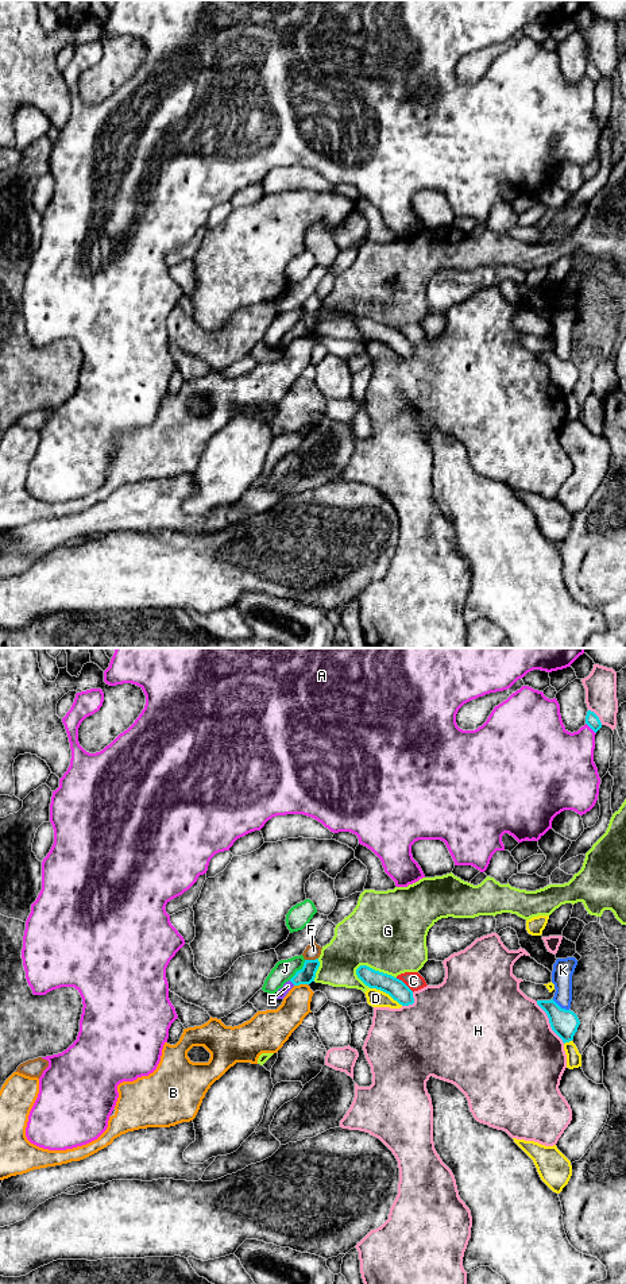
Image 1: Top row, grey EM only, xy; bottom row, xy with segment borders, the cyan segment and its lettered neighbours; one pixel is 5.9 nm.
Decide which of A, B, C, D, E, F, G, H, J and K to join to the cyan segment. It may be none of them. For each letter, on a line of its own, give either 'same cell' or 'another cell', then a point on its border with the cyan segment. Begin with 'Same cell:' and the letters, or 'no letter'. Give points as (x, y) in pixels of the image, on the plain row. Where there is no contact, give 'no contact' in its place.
Same cell: E
A: another cell; contact xy (590, 78)
B: another cell; contact xy (300, 335)
C: another cell; contact xy (404, 335)
D: another cell; contact xy (386, 344)
E: same cell; contact xy (292, 334)
F: another cell; contact xy (310, 312)
G: another cell; contact xy (374, 322)
H: another cell; contact xy (549, 374)
J: another cell; contact xy (300, 322)
K: another cell; contact xy (559, 358)

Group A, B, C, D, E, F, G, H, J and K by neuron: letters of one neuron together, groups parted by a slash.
A / B / C / D / E / F / G / H / J / K

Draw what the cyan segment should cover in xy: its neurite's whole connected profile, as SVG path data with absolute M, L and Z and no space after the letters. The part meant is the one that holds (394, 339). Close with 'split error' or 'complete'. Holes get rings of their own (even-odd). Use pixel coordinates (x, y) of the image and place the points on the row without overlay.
M360 317L356 321L356 327L366 338L389 346L402 358L414 355L413 343L402 332L391 327L375 323L367 317Z | complete

